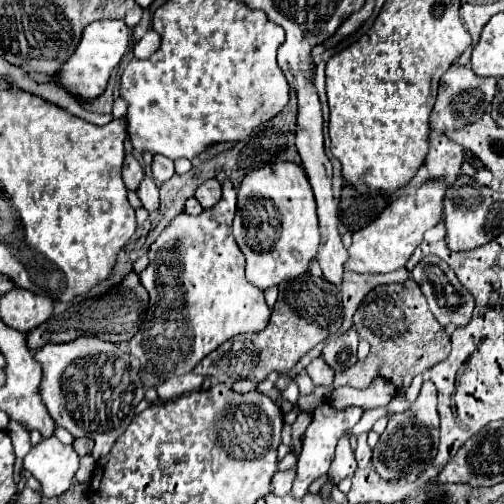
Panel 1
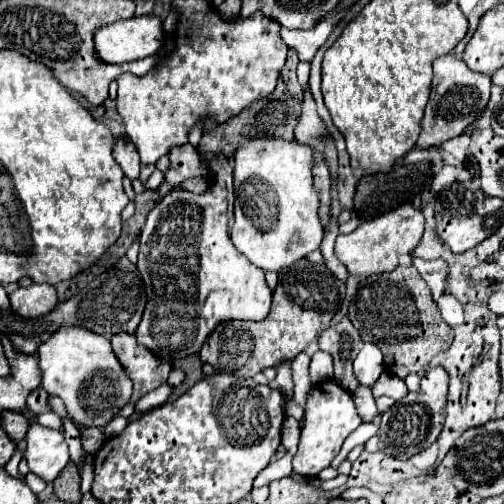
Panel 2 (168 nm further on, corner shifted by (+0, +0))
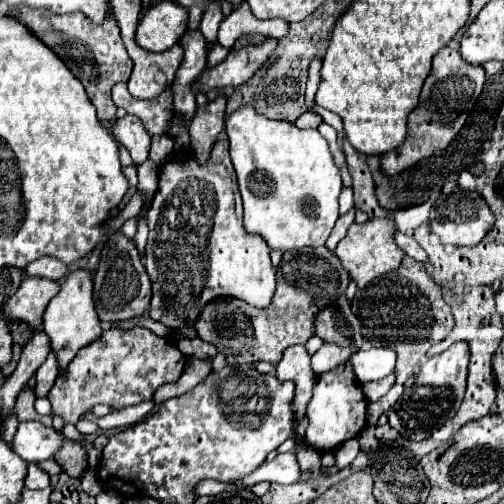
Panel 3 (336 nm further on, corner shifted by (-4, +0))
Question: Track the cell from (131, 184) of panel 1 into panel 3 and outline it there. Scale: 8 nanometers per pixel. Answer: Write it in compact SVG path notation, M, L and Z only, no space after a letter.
M125 115L125 117L117 119L115 125L111 127L111 133L113 133L115 141L129 151L135 165L141 165L149 157L151 137L135 115Z

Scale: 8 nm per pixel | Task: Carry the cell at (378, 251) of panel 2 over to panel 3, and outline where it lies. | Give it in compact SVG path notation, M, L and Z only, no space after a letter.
M371 219L367 223L353 223L347 231L347 235L339 241L337 245L337 257L343 265L343 269L351 275L351 279L357 281L359 289L365 287L371 279L393 271L395 267L399 267L399 263L403 261L405 253L397 247L395 243L395 233L397 233L397 225L395 219Z

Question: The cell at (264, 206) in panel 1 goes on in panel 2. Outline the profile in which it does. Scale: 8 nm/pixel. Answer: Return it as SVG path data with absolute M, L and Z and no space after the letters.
M249 137L245 139L235 155L235 223L231 229L231 239L235 247L263 271L279 271L299 261L303 255L311 253L321 245L323 223L319 219L319 193L313 185L313 149L299 141L287 141L279 137Z

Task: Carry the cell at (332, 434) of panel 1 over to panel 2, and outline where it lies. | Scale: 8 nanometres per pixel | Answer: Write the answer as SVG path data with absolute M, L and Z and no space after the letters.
M335 379L313 385L311 391L307 393L305 421L303 421L303 429L301 429L299 451L293 459L293 471L303 477L317 477L317 473L321 469L331 465L331 461L341 451L343 441L359 425L361 425L361 417L357 413L353 395L347 389L343 389L339 383L335 383Z

